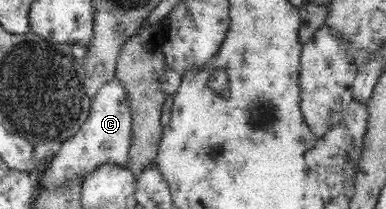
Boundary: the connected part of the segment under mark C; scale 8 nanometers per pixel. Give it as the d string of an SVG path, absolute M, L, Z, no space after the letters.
M115 76L111 82L103 85L93 98L89 118L77 133L63 142L61 150L41 173L38 183L42 187L58 187L71 179L81 179L82 182L86 174L107 162L127 168L131 154L132 124L133 114L127 90Z

